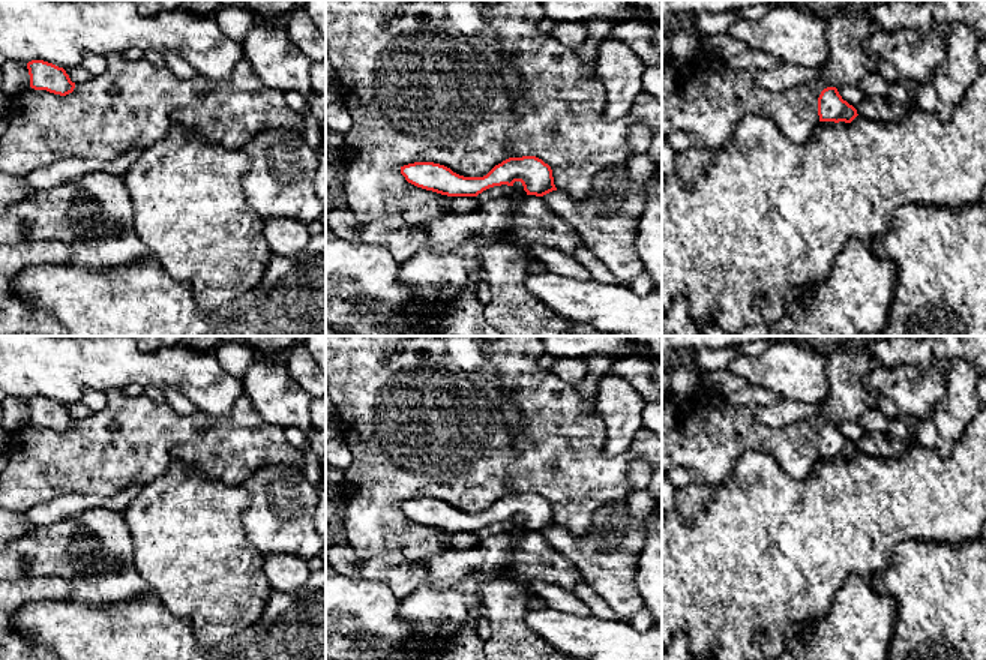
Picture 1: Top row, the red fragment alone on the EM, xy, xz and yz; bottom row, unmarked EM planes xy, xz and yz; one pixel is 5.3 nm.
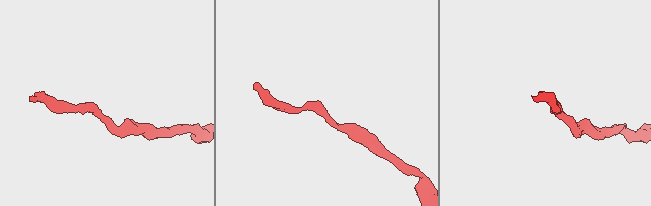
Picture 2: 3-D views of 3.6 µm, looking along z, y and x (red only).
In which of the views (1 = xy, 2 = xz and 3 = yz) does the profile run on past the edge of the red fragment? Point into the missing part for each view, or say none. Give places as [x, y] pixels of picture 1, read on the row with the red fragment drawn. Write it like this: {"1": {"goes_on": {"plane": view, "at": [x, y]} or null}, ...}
{"1": {"goes_on": null}, "2": {"goes_on": null}, "3": {"goes_on": null}}

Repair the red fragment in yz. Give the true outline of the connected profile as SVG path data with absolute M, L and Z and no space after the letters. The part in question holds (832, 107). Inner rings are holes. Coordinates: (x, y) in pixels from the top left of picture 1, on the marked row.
M827 87L818 98L819 122L851 123L858 114L857 110L842 99L836 87Z

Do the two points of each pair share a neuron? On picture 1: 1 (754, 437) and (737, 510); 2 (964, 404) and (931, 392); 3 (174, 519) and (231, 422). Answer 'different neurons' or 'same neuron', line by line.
1: different neurons
2: different neurons
3: different neurons

